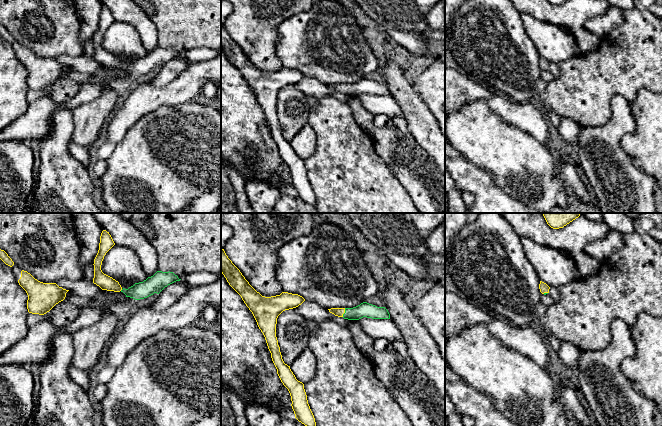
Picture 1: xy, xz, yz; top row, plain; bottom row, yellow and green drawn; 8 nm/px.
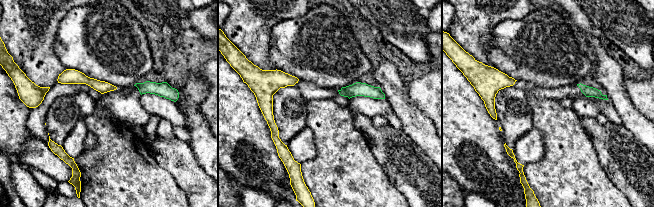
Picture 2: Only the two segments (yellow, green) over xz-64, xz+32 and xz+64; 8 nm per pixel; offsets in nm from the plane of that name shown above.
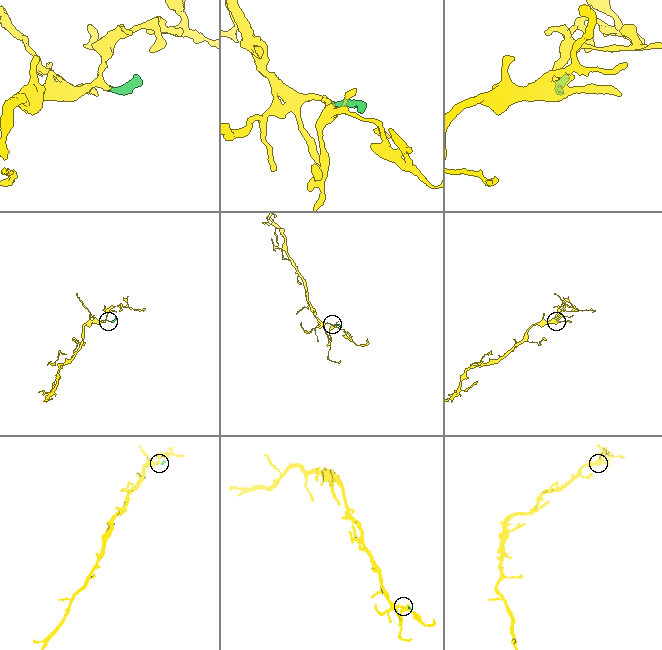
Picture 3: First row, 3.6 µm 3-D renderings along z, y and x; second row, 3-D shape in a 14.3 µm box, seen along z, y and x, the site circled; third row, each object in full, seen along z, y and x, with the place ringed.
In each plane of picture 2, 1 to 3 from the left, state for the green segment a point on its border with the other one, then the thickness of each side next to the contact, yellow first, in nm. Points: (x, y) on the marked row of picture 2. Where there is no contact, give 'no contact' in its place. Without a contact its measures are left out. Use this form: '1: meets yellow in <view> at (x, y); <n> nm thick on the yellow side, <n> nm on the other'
1: no contact
2: no contact
3: no contact

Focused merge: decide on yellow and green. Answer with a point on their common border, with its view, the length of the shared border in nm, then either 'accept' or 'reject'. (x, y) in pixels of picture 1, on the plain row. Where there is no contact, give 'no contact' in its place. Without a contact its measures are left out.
contact xz (344, 88); length 80 nm; accept

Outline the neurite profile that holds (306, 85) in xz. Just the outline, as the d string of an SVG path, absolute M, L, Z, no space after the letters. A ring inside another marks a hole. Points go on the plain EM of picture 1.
M305 76L301 81L293 85L307 96L312 96L317 99L332 96L337 100L346 103L350 97L348 95L344 95L343 93L335 92L330 89L328 85L323 84L322 82L311 77Z

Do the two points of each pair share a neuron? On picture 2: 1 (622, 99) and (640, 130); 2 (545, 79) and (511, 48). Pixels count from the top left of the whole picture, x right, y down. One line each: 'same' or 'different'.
1: same
2: same

